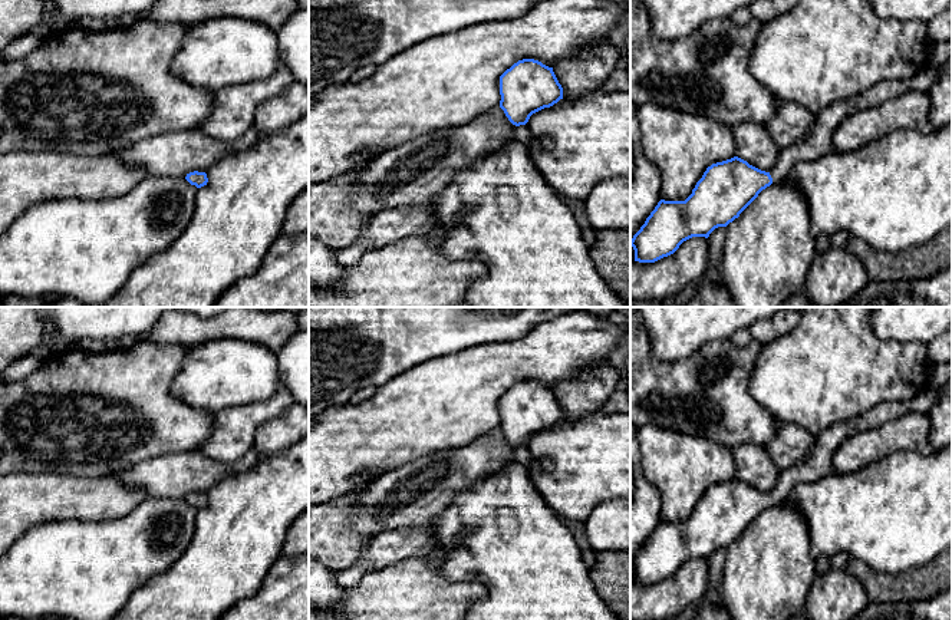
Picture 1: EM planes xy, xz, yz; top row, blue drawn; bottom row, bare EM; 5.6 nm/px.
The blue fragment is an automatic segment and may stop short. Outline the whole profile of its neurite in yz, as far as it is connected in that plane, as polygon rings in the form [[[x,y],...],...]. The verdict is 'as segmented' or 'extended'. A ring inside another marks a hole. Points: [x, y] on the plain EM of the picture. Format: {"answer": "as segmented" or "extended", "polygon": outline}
{"answer": "extended", "polygon": [[[925,389],[913,399],[906,402],[886,402],[862,418],[849,419],[846,422],[833,425],[816,436],[816,442],[807,455],[795,468],[781,471],[775,487],[770,494],[761,492],[747,482],[734,478],[731,481],[712,485],[706,489],[702,499],[696,504],[692,515],[685,522],[665,522],[661,521],[645,545],[630,561],[635,571],[635,583],[655,584],[663,578],[673,576],[679,567],[692,558],[705,558],[718,548],[727,548],[758,518],[758,515],[770,508],[773,504],[781,504],[790,495],[797,484],[817,481],[821,476],[834,471],[833,455],[837,448],[851,435],[862,431],[882,426],[887,421],[893,421],[903,415],[919,412],[929,413],[932,406],[939,400],[939,389]]]}

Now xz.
{"answer": "extended", "polygon": [[[523,380],[500,398],[500,416],[500,429],[517,448],[514,459],[528,468],[531,464],[527,446],[530,438],[563,421],[563,409],[553,389],[534,380]]]}

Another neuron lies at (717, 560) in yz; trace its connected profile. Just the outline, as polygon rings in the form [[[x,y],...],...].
[[[725,548],[715,550],[709,558],[709,583],[708,583],[708,591],[705,594],[706,601],[721,601],[719,588],[721,588],[721,580],[724,573],[724,564],[725,564]]]

